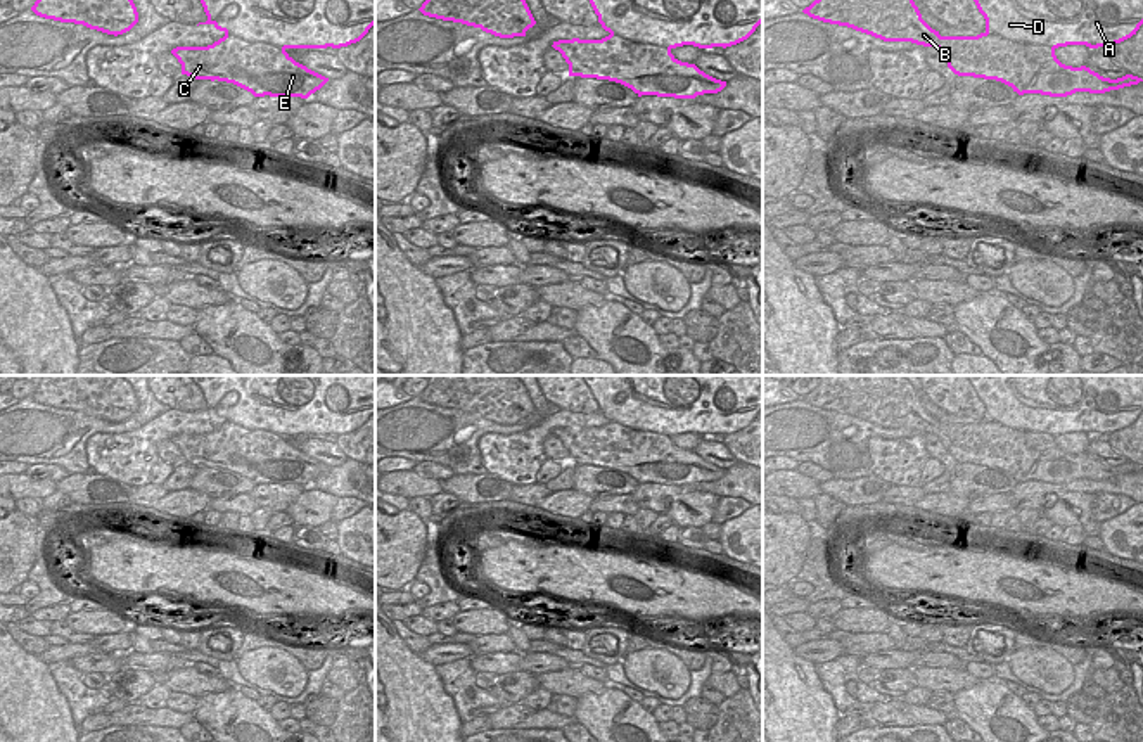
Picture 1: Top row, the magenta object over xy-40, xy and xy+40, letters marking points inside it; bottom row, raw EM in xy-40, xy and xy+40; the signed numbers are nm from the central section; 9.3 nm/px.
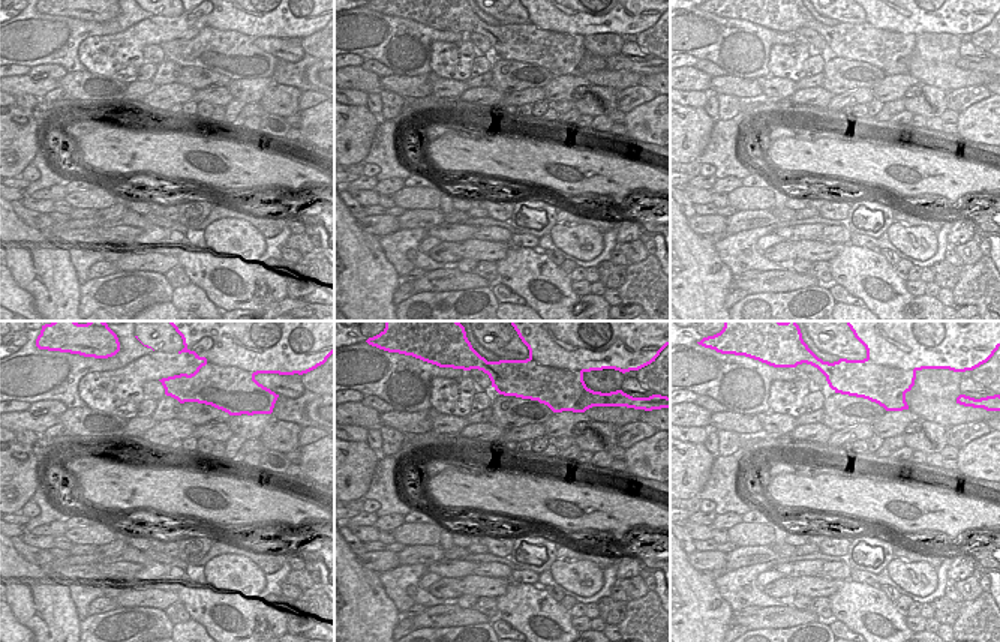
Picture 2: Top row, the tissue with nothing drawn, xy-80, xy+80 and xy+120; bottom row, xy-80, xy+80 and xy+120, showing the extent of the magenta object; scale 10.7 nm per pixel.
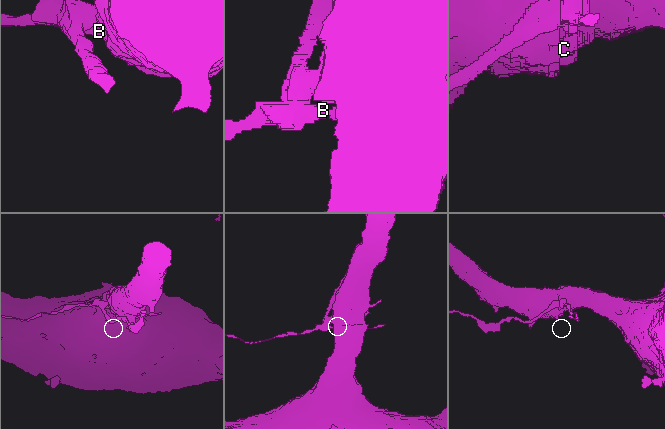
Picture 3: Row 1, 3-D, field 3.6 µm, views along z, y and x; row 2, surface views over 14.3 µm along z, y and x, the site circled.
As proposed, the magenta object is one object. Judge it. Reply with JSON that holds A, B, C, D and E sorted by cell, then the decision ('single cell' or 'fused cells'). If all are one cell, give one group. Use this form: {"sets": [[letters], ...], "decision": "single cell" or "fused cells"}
{"sets": [["A", "D", "E"], ["B", "C"]], "decision": "fused cells"}

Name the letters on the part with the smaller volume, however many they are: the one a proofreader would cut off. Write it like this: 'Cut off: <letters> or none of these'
Cut off: B, C

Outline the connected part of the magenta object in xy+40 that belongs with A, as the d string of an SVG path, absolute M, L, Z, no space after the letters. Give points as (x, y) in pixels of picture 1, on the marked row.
M974 0L986 19L986 31L1006 40L1027 45L1022 61L1022 81L1008 81L1018 95L1041 93L1067 97L1076 92L1105 93L1143 81L1126 74L1117 80L1103 78L1086 66L1072 67L1062 64L1055 50L1067 45L1086 45L1089 48L1121 43L1143 24L1143 0Z

